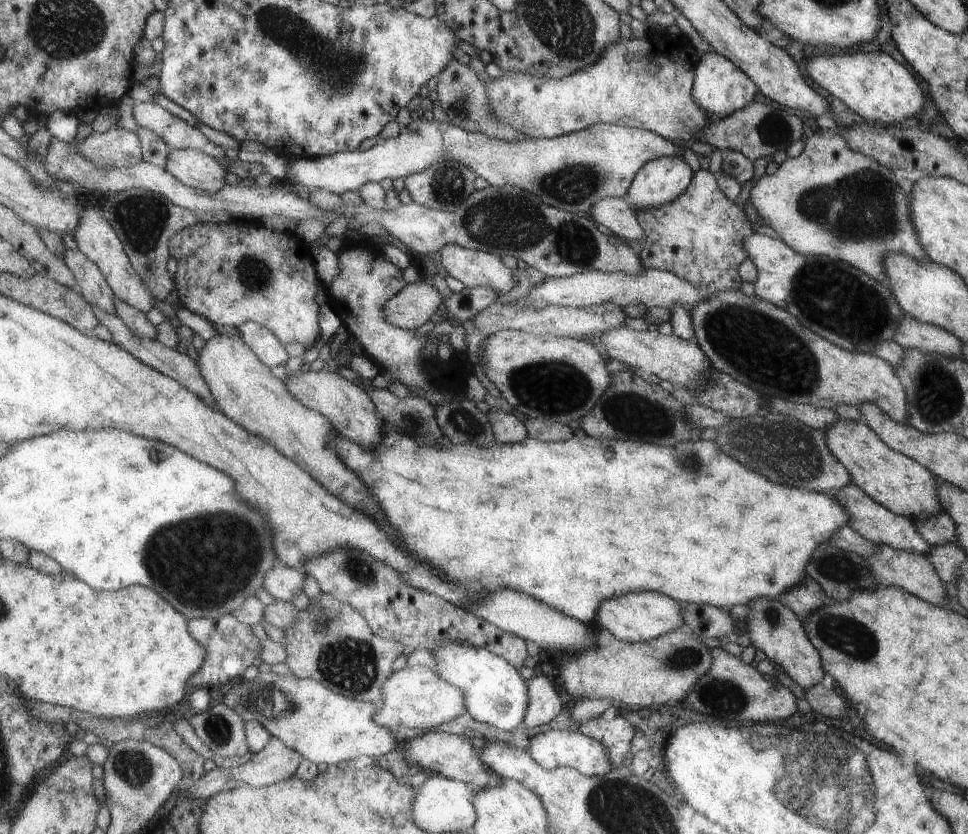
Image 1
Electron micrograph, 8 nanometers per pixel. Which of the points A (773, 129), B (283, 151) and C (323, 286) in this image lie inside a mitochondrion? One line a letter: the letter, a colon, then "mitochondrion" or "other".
A: mitochondrion
B: other
C: other

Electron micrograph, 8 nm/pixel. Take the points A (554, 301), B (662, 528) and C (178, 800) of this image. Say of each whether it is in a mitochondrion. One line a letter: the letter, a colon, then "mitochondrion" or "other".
A: other
B: other
C: other

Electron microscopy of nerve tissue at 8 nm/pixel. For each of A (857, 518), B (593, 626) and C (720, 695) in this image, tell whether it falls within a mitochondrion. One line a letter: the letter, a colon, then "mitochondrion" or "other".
A: other
B: other
C: mitochondrion

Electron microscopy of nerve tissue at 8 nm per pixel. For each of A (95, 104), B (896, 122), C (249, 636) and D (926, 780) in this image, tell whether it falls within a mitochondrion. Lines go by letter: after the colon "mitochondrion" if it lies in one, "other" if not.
A: other
B: other
C: other
D: other

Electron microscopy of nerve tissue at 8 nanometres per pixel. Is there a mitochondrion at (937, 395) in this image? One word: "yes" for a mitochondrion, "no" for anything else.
yes

